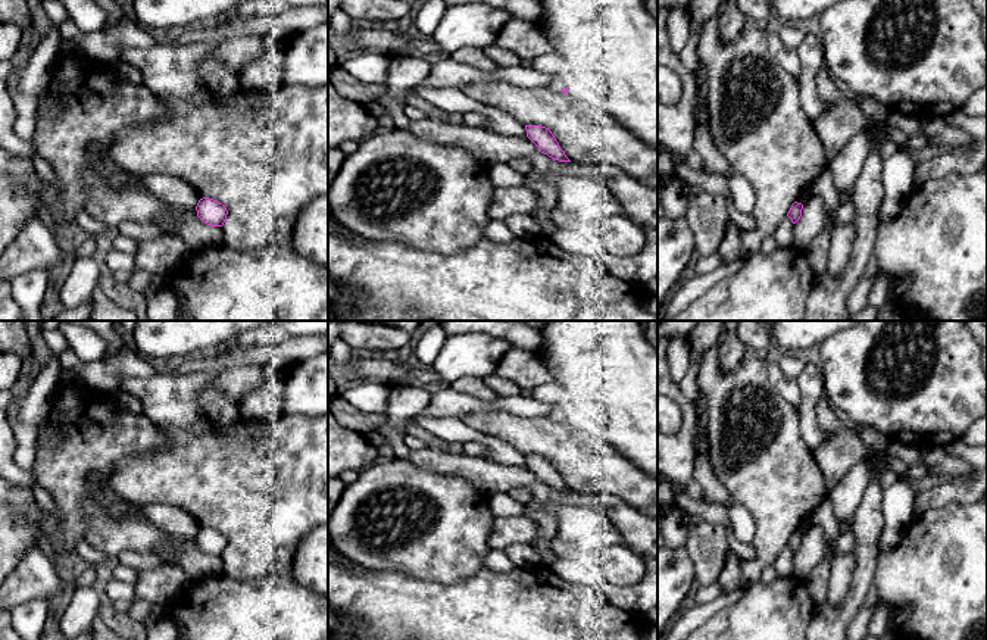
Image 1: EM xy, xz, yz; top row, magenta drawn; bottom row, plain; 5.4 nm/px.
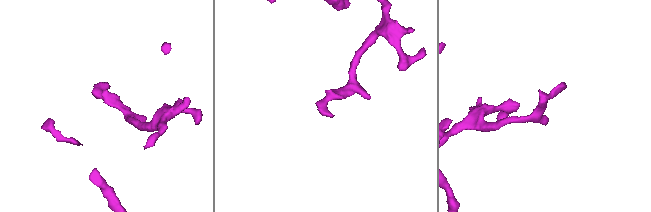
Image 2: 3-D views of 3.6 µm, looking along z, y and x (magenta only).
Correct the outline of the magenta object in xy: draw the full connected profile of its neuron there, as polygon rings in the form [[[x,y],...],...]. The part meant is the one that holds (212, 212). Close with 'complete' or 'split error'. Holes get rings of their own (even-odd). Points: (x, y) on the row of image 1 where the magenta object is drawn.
[[[209,197],[200,199],[196,206],[196,210],[197,216],[204,224],[212,227],[222,227],[228,215],[228,210],[222,203]]]; complete

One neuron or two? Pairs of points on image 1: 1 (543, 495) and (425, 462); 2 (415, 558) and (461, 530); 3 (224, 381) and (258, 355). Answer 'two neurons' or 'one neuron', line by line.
1: one neuron
2: one neuron
3: two neurons

